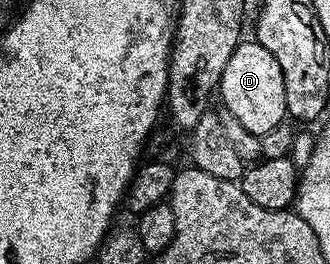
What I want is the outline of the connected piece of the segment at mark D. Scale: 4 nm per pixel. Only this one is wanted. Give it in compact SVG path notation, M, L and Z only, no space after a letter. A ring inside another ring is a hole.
M244 39L233 50L229 62L225 65L225 74L221 74L221 82L217 89L223 95L223 108L245 126L253 135L261 137L273 130L279 123L288 119L285 106L285 78L281 74L281 66L277 66L277 58L265 50L258 40Z

